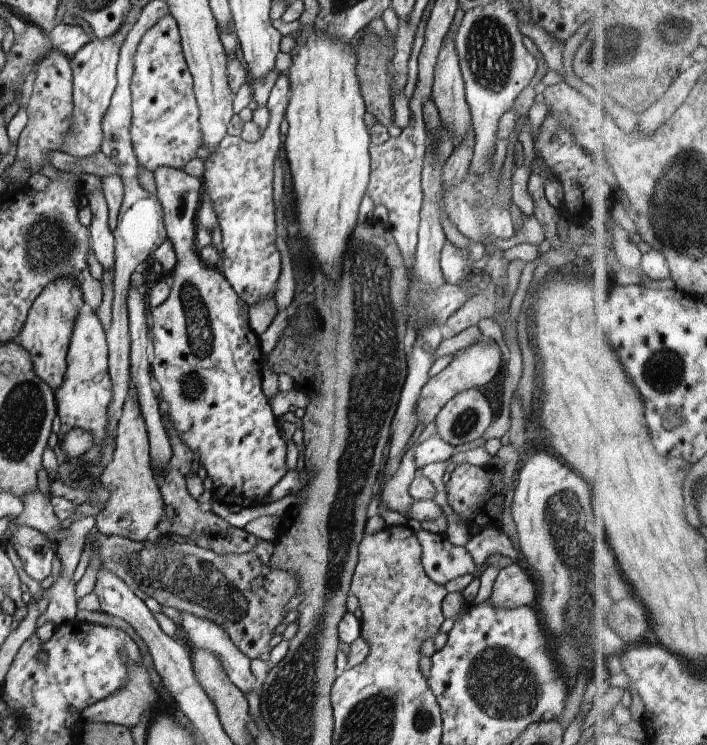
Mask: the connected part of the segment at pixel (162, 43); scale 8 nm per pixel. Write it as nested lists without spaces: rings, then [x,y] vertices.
[[[171,14],[164,15],[144,36],[132,58],[133,74],[130,82],[132,98],[131,143],[137,163],[154,172],[158,167],[183,169],[194,160],[199,148],[204,146],[204,136],[200,130],[200,108],[196,102],[193,76],[188,68],[181,47],[181,36],[177,22]]]

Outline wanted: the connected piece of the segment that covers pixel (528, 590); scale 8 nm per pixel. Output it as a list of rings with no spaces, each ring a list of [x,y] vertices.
[[[513,562],[497,575],[489,597],[494,608],[516,608],[535,605],[537,583],[521,563]]]

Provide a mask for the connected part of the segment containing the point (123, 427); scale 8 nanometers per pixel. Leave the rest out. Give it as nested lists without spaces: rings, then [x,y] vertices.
[[[127,396],[114,435],[113,458],[100,474],[98,482],[111,490],[105,507],[96,515],[96,528],[106,536],[123,536],[136,542],[155,535],[156,526],[163,520],[164,501],[160,494],[149,457],[147,426],[142,416],[139,399]]]

